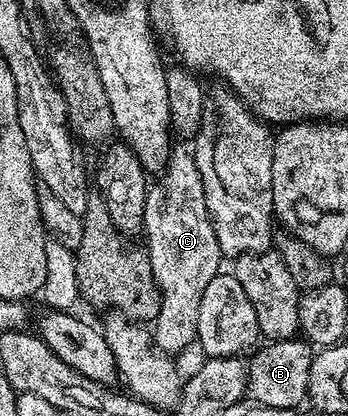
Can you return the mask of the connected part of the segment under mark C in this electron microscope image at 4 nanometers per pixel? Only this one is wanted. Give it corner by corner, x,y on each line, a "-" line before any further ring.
180,148
173,149
168,157
168,167
159,175
157,182
160,182
157,186
155,183
148,187
142,231
142,238
148,241
146,249
150,268
162,300
162,308
158,308
150,333
156,349
163,354
177,356
196,342
202,292
206,292
206,284
221,273
222,255
195,157
189,151
187,154

